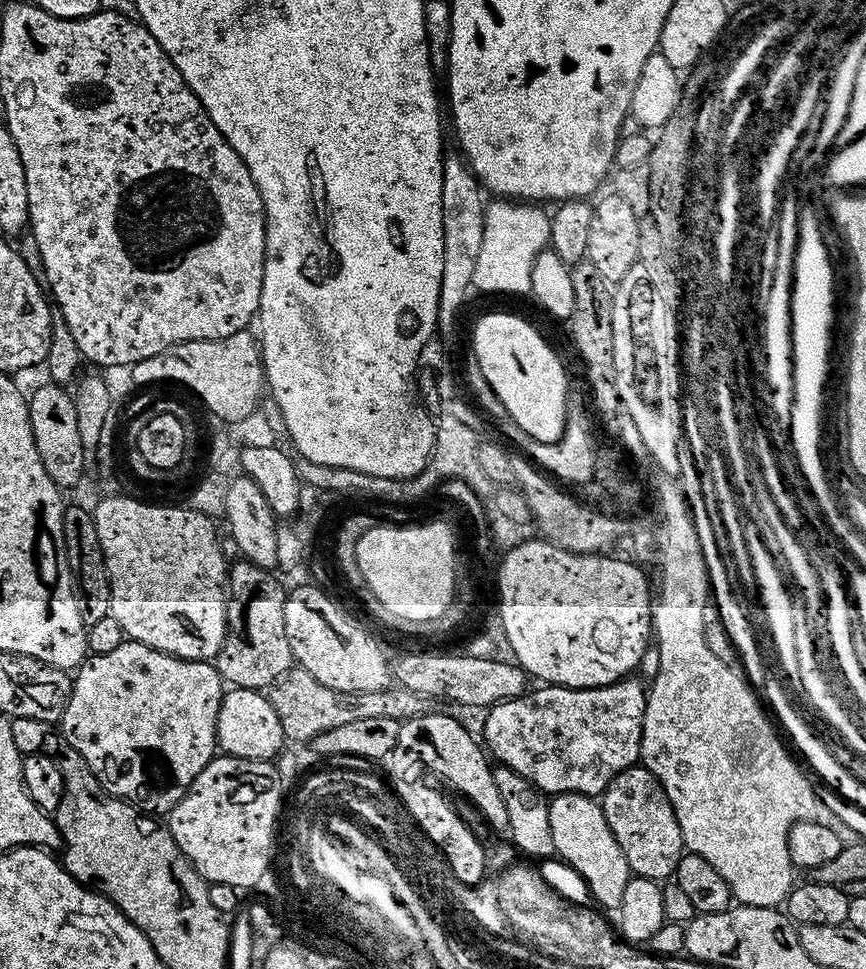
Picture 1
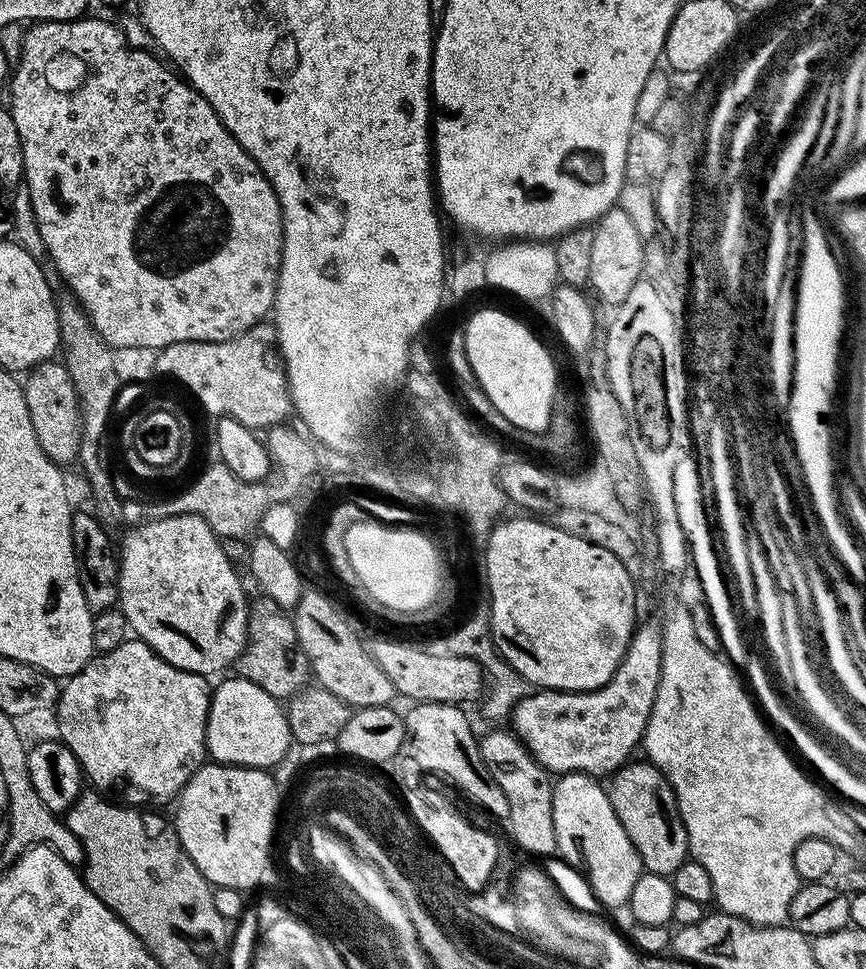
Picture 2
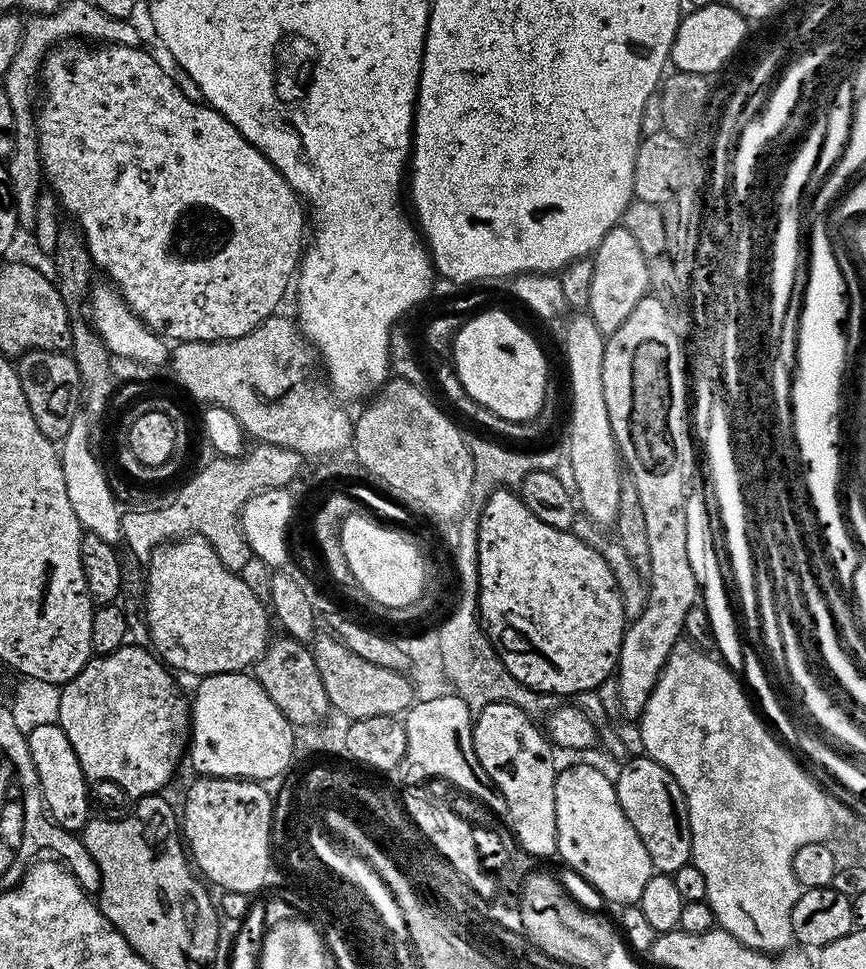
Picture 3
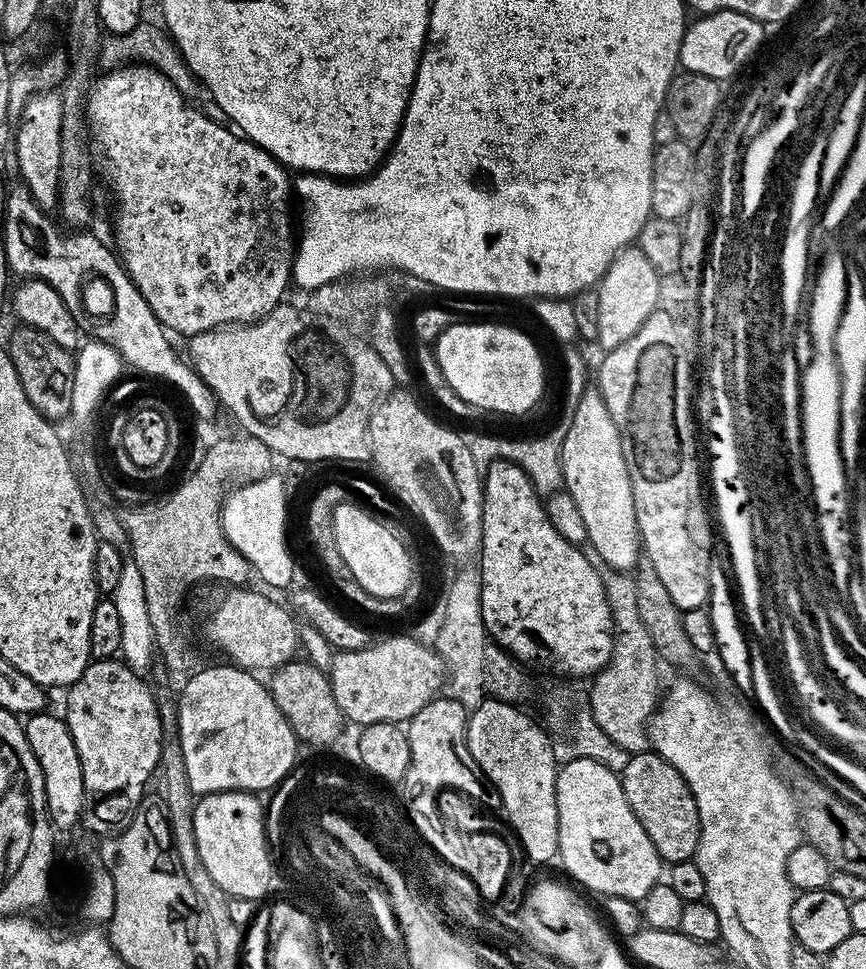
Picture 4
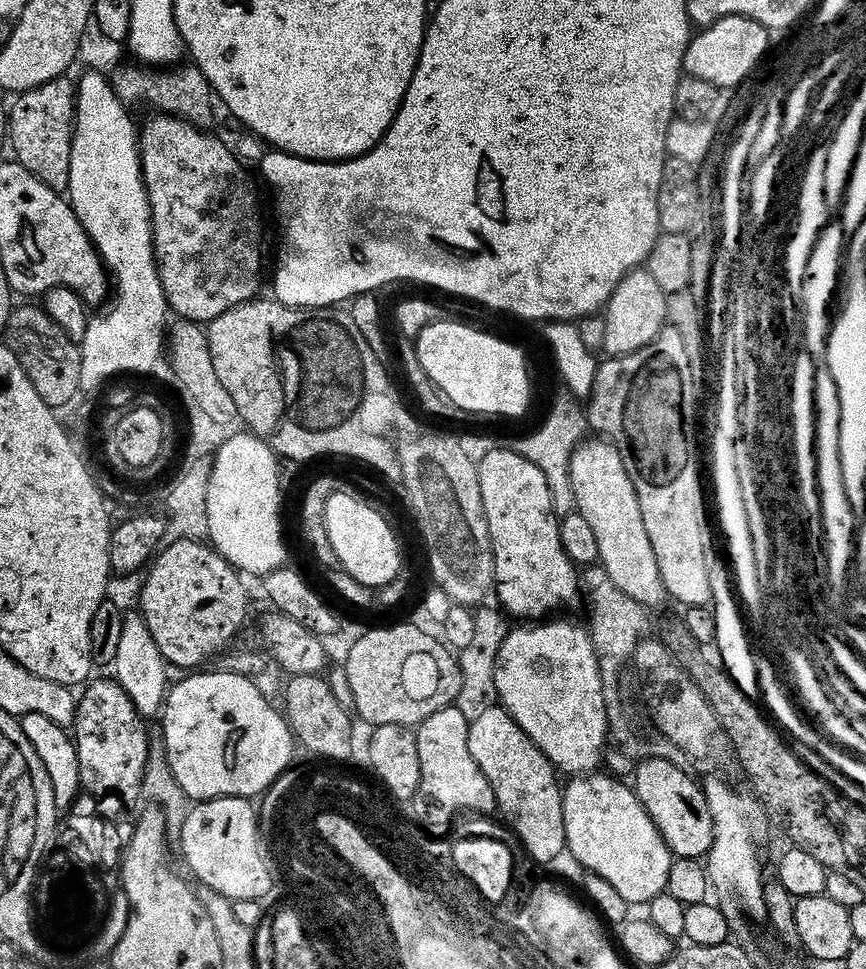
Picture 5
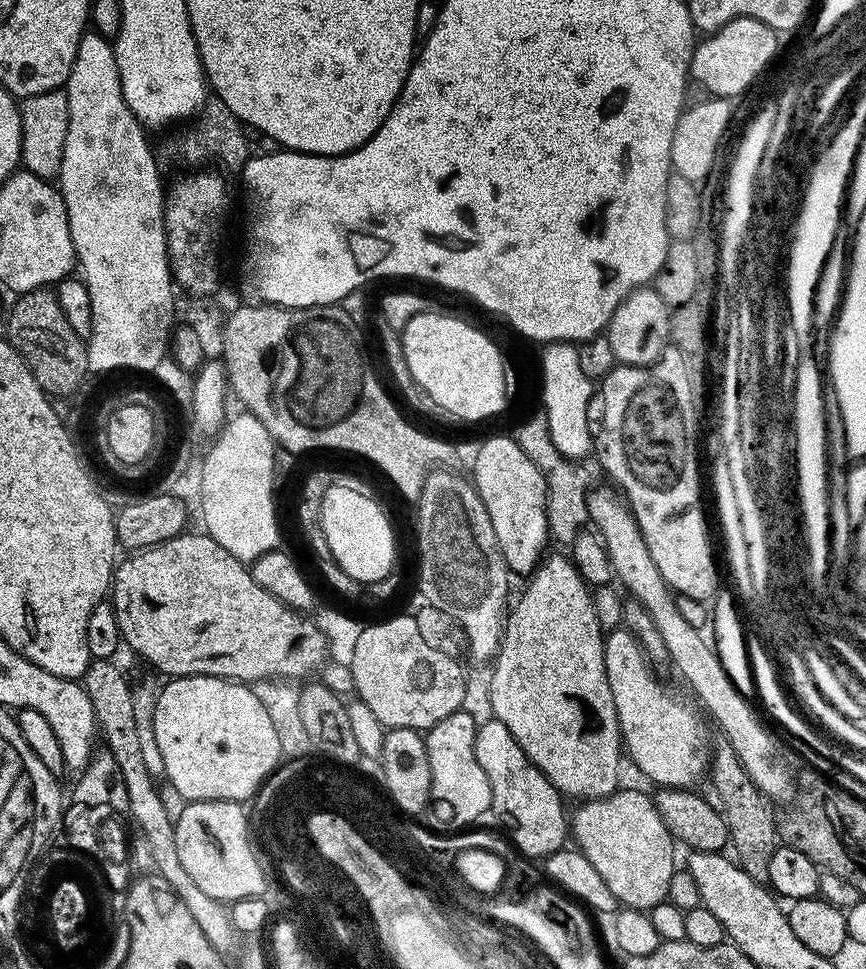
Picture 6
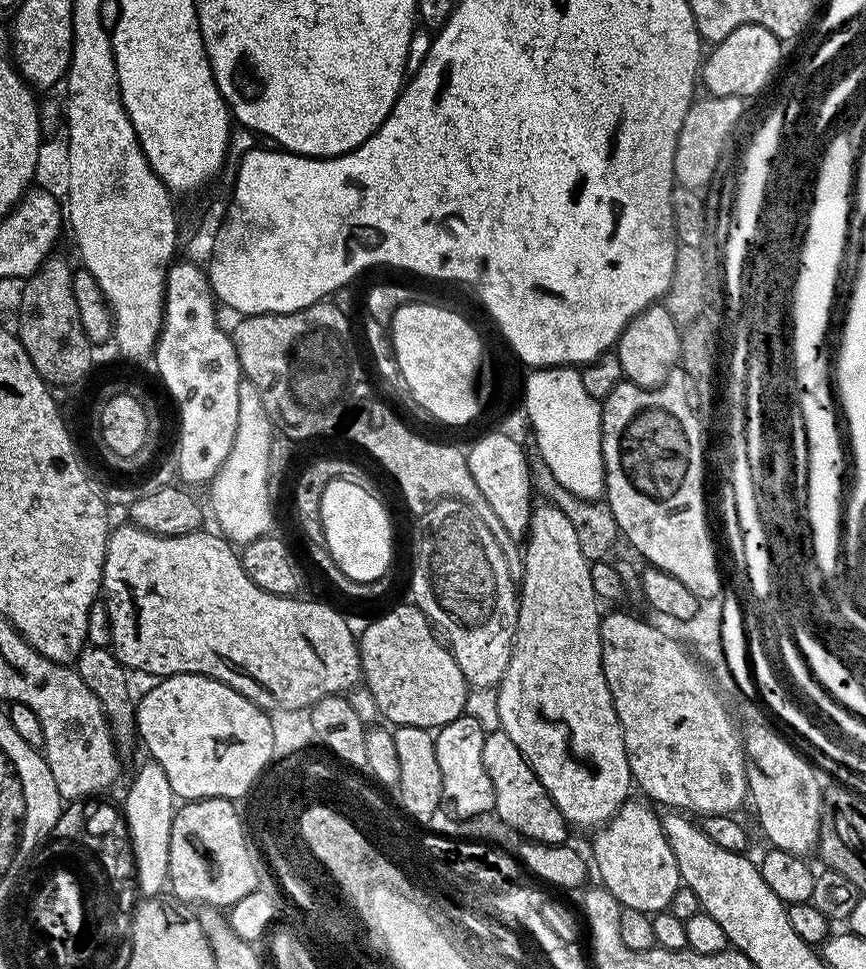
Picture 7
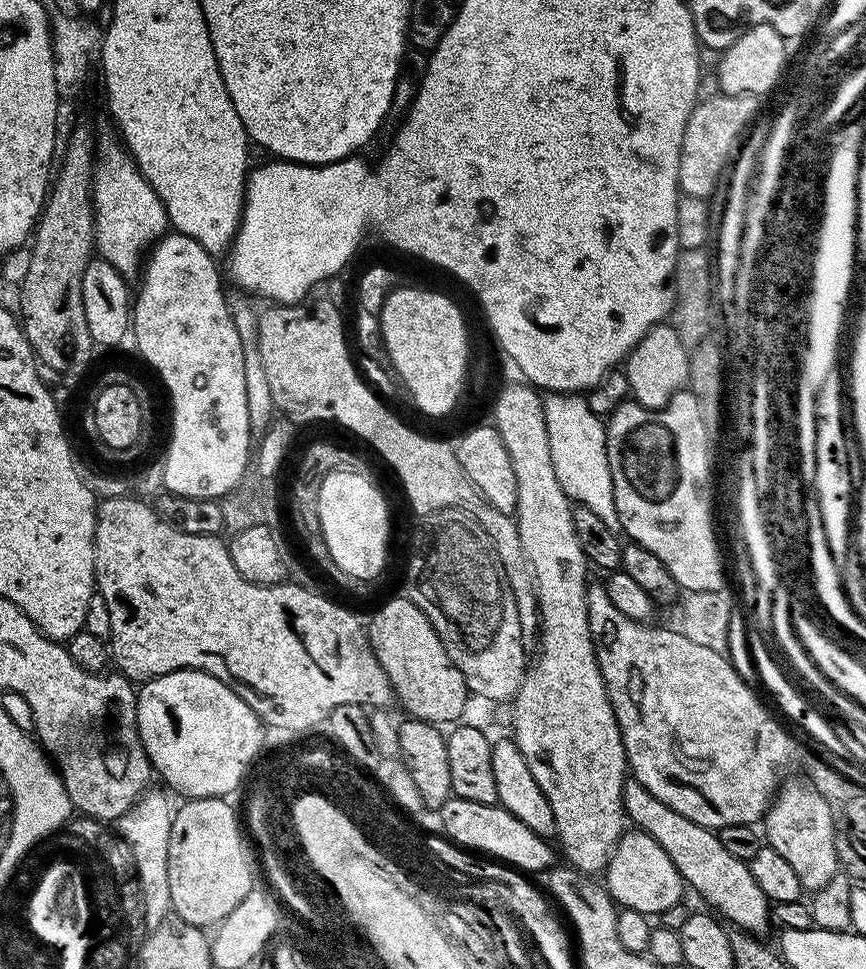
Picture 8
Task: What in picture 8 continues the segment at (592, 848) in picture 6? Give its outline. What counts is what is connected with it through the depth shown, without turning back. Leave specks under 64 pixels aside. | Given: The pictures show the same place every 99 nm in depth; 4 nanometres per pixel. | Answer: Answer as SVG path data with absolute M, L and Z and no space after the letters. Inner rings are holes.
M628 830L621 835L612 855L608 857L607 876L606 887L613 901L620 908L645 914L658 914L681 903L683 896L680 895L686 892L683 878L678 874L674 862L670 862L670 854L658 846L656 839L639 830Z

